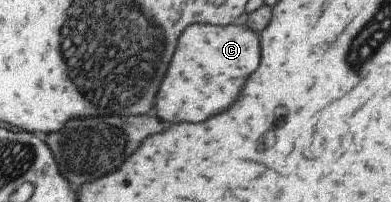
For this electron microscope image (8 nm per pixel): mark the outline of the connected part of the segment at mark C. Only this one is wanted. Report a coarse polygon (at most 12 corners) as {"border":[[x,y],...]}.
{"border":[[189,25],[155,93],[165,123],[205,121],[257,69],[247,27]]}

